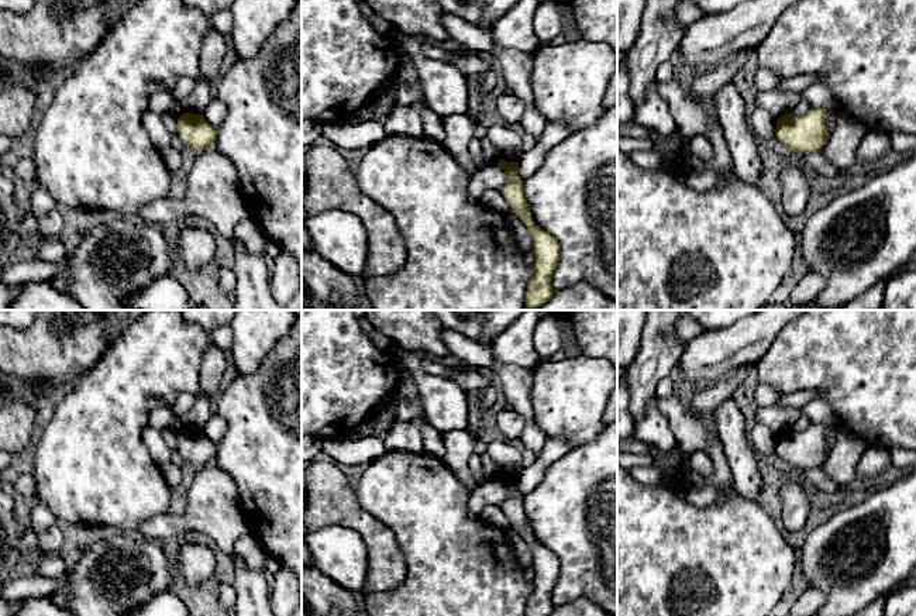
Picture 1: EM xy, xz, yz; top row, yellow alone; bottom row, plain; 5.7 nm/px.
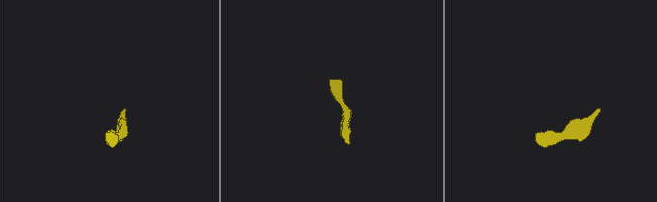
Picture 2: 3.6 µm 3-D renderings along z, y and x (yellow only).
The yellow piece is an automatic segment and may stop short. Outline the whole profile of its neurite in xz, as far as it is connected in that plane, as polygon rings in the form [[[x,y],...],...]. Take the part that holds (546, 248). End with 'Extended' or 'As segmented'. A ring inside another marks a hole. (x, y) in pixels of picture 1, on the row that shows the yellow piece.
[[[497,162],[507,175],[509,180],[500,187],[502,196],[510,206],[510,213],[516,214],[527,227],[531,241],[534,264],[531,266],[531,278],[527,285],[524,304],[527,310],[537,310],[547,303],[554,295],[552,273],[557,268],[561,248],[558,241],[537,226],[528,214],[528,203],[524,196],[524,182],[519,178],[519,162]]]. As segmented

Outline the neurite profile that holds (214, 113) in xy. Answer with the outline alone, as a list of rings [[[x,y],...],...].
[[[214,97],[204,109],[203,116],[211,125],[218,127],[227,116],[227,106]]]

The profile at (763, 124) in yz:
[[[757,107],[748,118],[748,125],[755,138],[772,138],[776,131],[776,118],[765,109]]]

